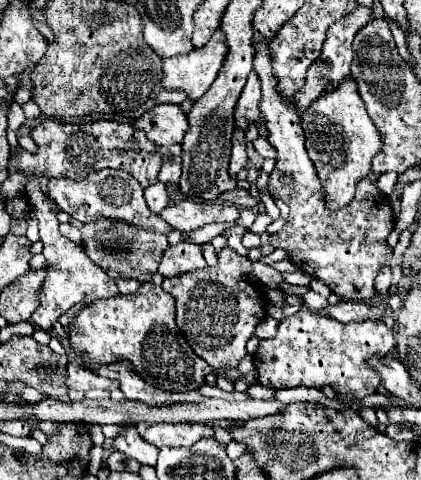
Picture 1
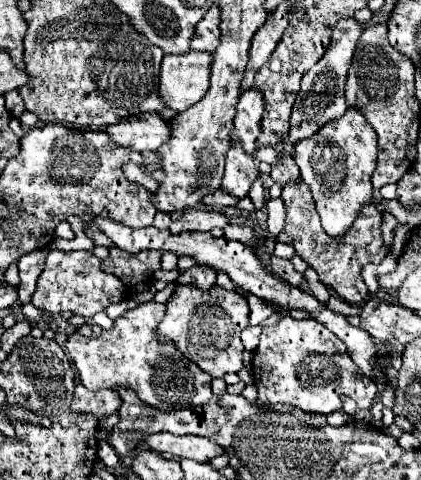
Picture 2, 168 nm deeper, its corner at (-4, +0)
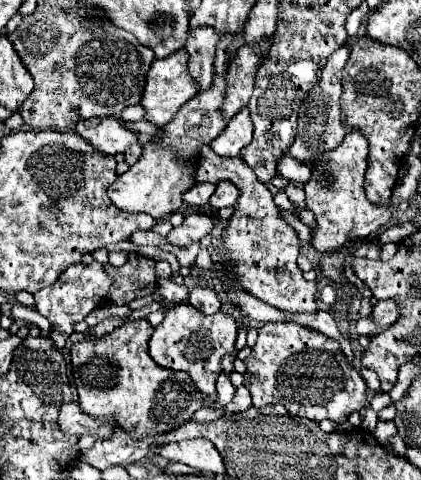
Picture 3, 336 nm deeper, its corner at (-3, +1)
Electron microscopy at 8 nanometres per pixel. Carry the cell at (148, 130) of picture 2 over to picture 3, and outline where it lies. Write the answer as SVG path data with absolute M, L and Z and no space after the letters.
M82 119L76 123L76 135L86 139L96 151L118 155L136 143L136 135L128 131L118 119Z

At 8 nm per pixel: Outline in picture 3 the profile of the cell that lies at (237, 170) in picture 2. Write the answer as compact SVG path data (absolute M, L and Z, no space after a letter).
M218 183L214 195L210 197L210 207L214 207L216 211L222 207L234 207L238 199L238 189L232 183Z

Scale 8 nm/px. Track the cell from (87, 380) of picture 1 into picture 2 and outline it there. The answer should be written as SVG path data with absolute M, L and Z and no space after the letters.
M75 384L71 408L75 412L91 412L97 418L105 418L111 412L117 412L121 406L121 398L117 390L97 390L91 392L83 384Z

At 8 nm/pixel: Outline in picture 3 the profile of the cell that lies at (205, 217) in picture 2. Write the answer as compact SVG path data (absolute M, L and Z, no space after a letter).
M192 213L184 219L184 223L176 229L170 231L170 235L166 237L170 245L176 247L188 247L194 241L200 241L204 235L208 235L214 227L212 217L208 215L200 215L200 213Z

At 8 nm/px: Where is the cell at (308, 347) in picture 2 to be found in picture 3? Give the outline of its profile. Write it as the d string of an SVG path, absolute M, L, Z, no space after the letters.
M266 323L258 329L258 341L244 363L244 387L248 387L256 409L280 403L294 417L344 423L350 413L368 405L368 385L346 363L340 343L298 323Z

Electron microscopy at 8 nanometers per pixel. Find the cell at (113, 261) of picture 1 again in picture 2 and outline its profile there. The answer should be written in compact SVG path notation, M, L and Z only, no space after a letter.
M109 246L109 256L103 260L103 270L121 278L127 288L135 284L149 284L153 274L161 268L163 252L145 250L137 254L129 254L117 246Z

